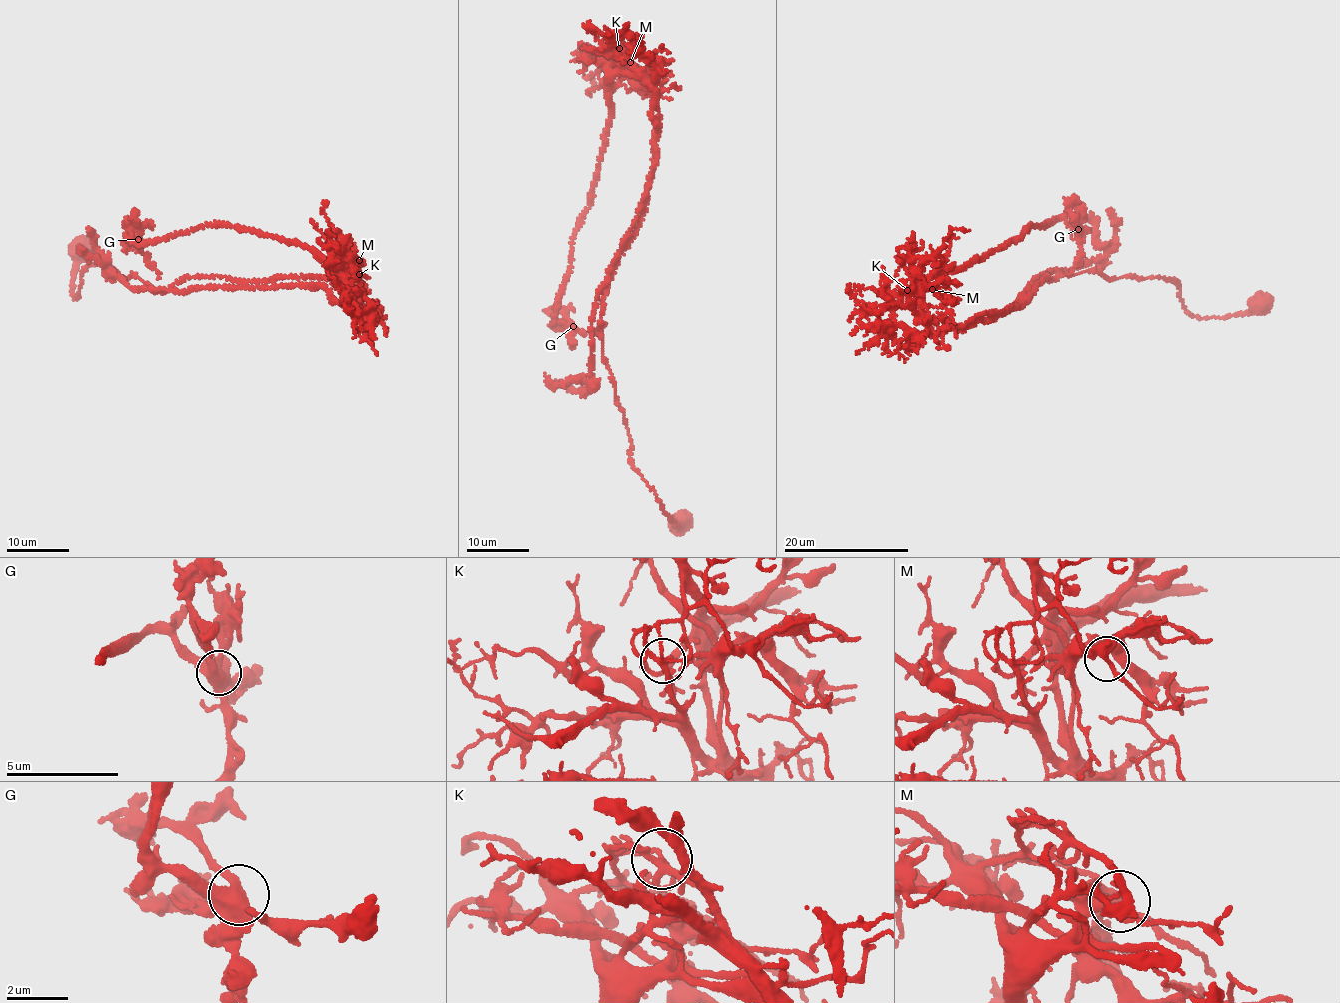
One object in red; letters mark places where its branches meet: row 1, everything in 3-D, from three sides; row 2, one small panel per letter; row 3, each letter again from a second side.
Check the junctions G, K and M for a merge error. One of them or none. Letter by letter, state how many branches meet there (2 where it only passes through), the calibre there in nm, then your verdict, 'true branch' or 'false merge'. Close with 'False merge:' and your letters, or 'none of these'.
G: 5 branches meet; 360 nm thick; true branch
K: 5 branches meet; 200 nm thick; false merge
M: 4 branches meet; 340 nm thick; true branch
False merge: K

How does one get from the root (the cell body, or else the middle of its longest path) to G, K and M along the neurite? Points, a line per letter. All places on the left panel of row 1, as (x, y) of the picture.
G: (82, 251), (75, 298), (103, 262), (159, 293), (325, 277), (353, 306), (277, 236), (138, 239)
K: (82, 251), (75, 298), (83, 268), (103, 262), (159, 293), (191, 277), (325, 277), (351, 308), (359, 275)
M: (82, 251), (75, 298), (83, 268), (103, 262), (159, 293), (191, 277), (325, 277), (351, 308), (359, 260)

